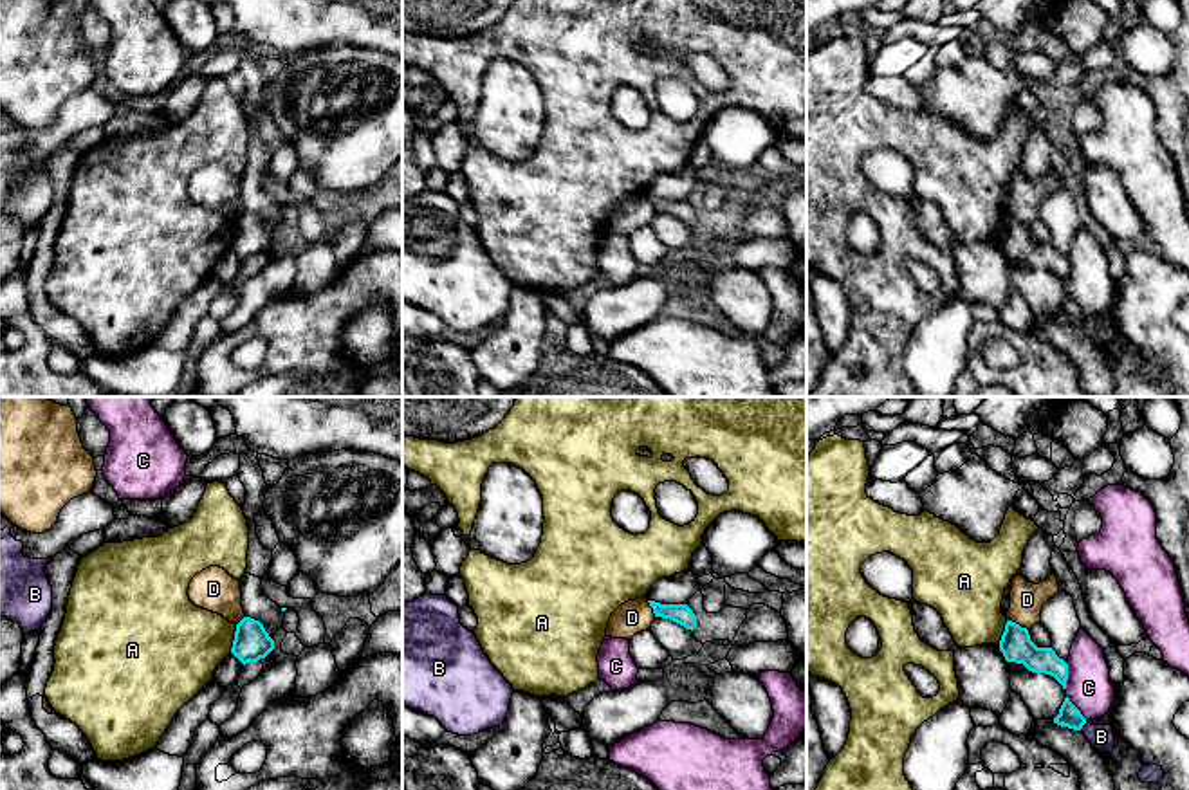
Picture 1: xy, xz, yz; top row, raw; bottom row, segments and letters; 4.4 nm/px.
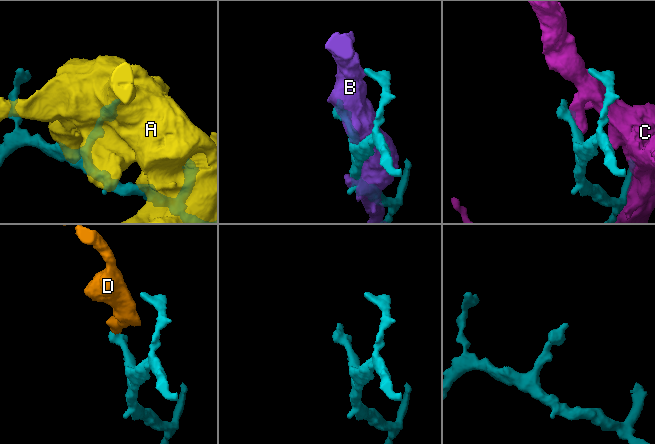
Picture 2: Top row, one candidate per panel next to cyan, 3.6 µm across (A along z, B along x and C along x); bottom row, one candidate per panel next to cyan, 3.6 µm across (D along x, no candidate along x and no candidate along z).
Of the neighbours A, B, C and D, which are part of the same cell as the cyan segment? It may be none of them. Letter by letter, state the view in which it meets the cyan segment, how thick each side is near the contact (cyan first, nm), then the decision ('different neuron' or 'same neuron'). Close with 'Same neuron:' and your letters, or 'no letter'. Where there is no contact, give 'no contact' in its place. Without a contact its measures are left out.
A: meets cyan in xy; 160 nm thick on the cyan side, 380 nm on the other; different neuron
B: meets cyan in yz; 100 nm thick on the cyan side, 110 nm on the other; different neuron
C: meets cyan in yz; 120 nm thick on the cyan side, 200 nm on the other; different neuron
D: meets cyan in yz; 140 nm thick on the cyan side, 150 nm on the other; different neuron
Same neuron: no letter

